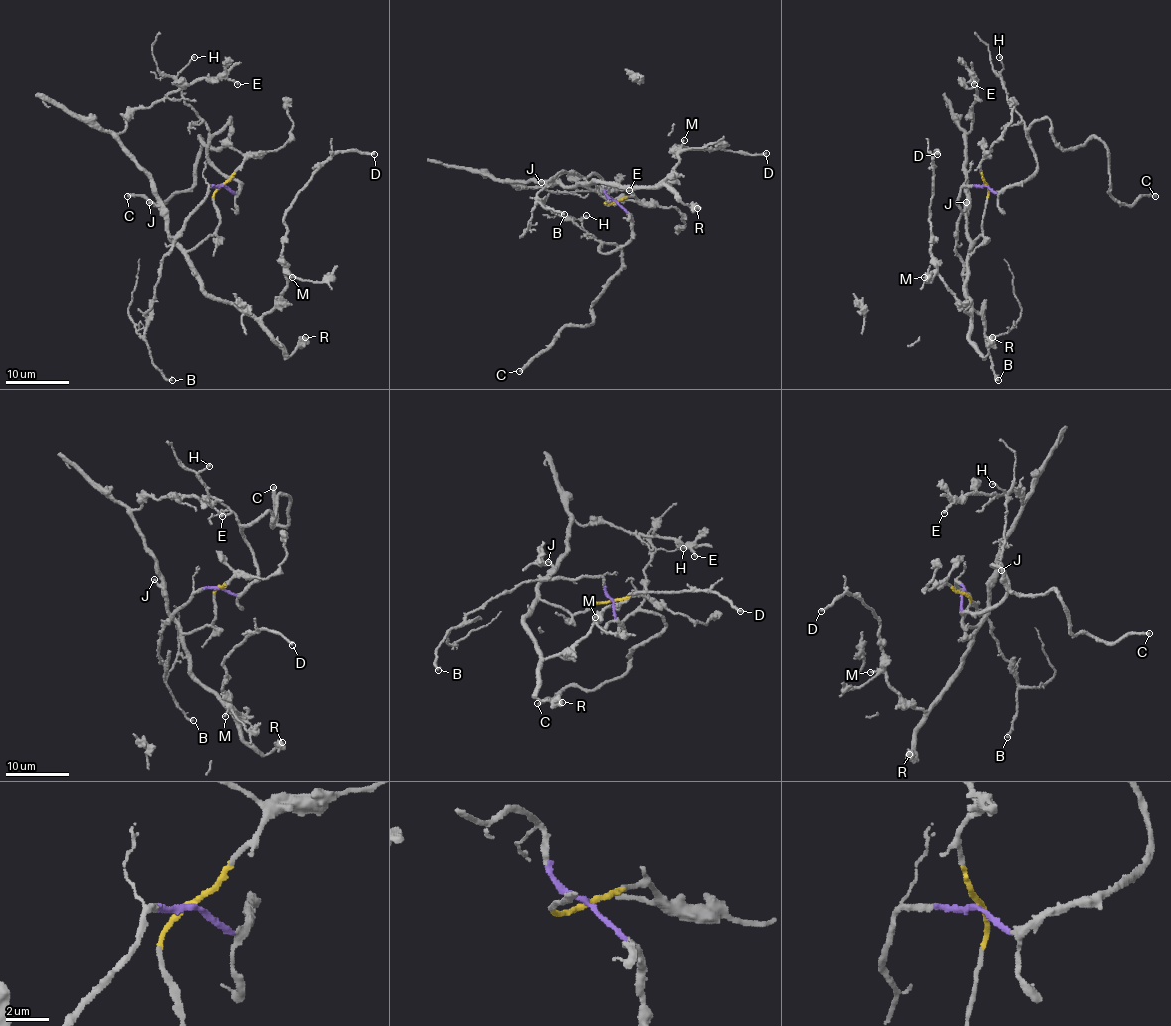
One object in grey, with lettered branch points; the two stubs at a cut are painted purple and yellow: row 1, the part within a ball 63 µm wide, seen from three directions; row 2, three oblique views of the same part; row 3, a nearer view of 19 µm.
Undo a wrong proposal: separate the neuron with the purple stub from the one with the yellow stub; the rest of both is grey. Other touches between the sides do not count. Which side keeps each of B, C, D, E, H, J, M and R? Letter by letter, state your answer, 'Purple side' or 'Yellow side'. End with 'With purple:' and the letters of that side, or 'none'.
B: Purple side
C: Purple side
D: Yellow side
E: Yellow side
H: Purple side
J: Yellow side
M: Yellow side
R: Yellow side
With purple: B, C, H

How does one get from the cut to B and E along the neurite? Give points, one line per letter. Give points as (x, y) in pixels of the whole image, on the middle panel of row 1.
B: (616, 202), (604, 191), (604, 181), (598, 175), (560, 172), (537, 194), (537, 200), (564, 215)
E: (616, 202), (606, 204), (611, 199), (576, 184), (510, 181), (516, 188), (542, 188), (564, 192), (630, 189)

